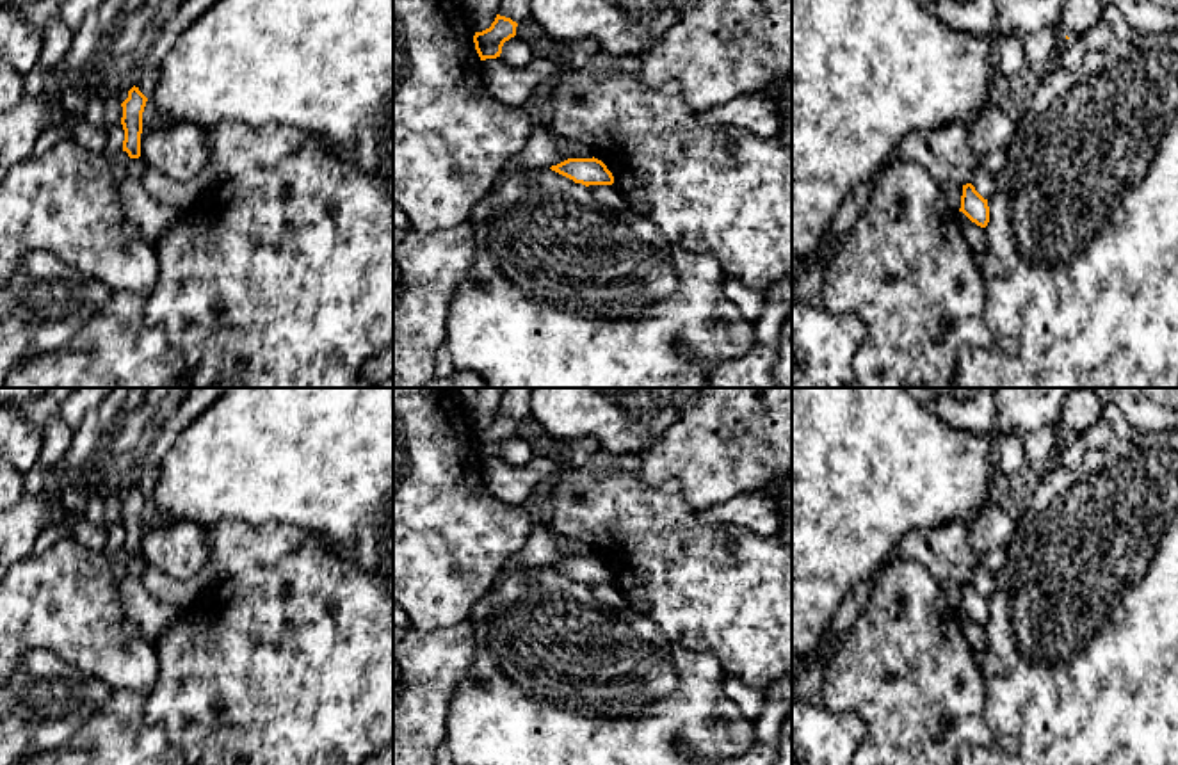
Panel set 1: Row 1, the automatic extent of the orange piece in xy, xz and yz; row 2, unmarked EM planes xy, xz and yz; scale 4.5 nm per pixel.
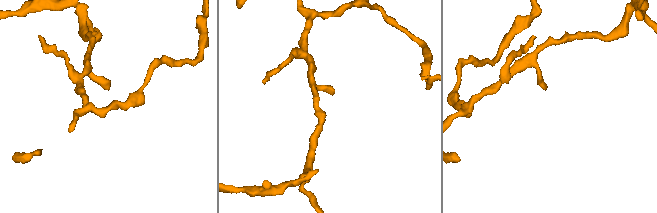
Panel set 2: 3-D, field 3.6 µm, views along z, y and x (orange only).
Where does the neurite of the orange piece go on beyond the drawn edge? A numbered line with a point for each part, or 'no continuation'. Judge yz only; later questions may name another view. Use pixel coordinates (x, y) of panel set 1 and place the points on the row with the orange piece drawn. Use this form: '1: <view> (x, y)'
no continuation

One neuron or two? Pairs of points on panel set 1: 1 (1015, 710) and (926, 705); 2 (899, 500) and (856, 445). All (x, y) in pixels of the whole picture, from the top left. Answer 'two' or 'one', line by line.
1: two
2: one

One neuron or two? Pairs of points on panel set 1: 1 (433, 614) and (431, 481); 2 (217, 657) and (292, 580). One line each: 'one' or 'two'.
1: one
2: one

